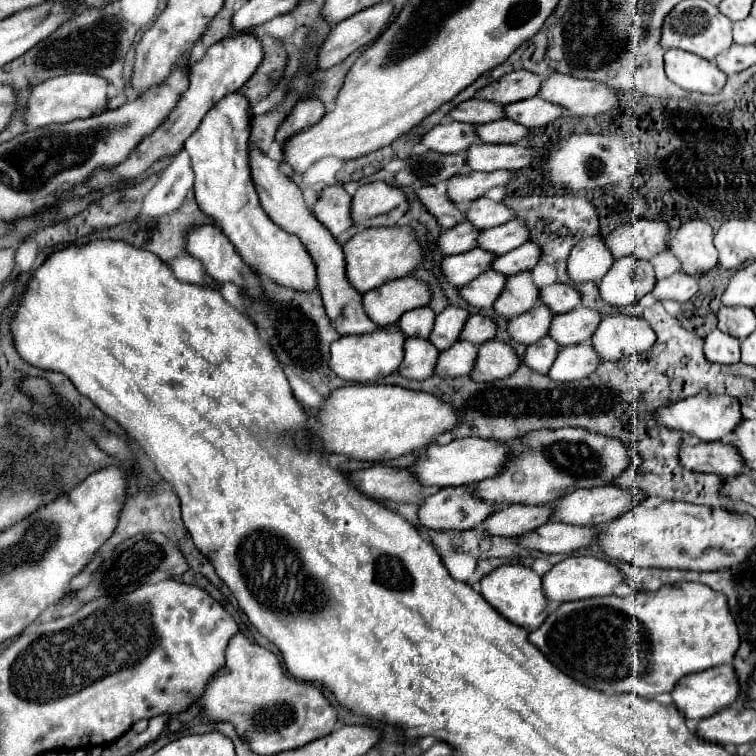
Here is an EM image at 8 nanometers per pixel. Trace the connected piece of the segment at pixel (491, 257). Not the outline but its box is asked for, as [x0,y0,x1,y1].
[442,248,496,288]

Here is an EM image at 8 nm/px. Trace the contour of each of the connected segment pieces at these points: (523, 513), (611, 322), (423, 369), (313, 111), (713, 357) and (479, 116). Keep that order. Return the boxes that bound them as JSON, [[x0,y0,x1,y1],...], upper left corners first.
[[486,504,552,536],[592,314,656,360],[398,338,440,380],[276,98,326,148],[704,330,740,364],[448,98,504,124]]

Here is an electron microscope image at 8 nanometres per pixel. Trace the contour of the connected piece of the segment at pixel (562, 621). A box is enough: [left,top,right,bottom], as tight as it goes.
[528,582,740,698]

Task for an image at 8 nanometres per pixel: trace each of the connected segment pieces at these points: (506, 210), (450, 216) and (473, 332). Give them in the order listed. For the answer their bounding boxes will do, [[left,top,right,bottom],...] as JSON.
[[466,196,516,230],[416,186,464,230],[460,314,498,346]]

